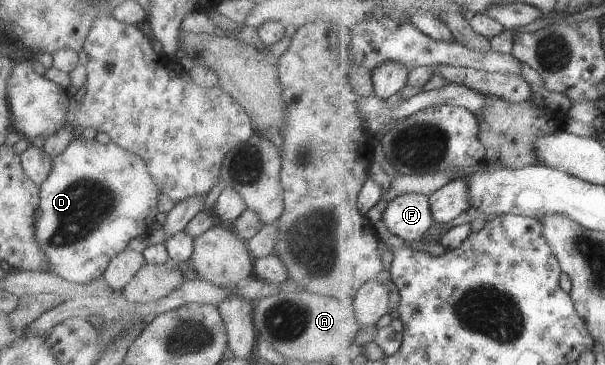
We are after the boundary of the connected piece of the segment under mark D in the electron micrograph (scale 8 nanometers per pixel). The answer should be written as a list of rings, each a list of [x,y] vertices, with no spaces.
[[[74,139],[64,153],[52,158],[52,170],[41,184],[40,204],[34,213],[34,239],[46,257],[50,272],[76,285],[86,285],[104,274],[112,257],[128,248],[132,239],[156,227],[160,192],[146,163],[114,143],[102,145],[96,139]]]

